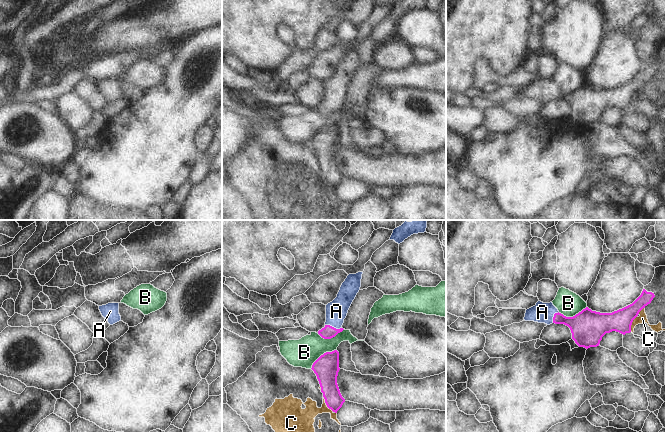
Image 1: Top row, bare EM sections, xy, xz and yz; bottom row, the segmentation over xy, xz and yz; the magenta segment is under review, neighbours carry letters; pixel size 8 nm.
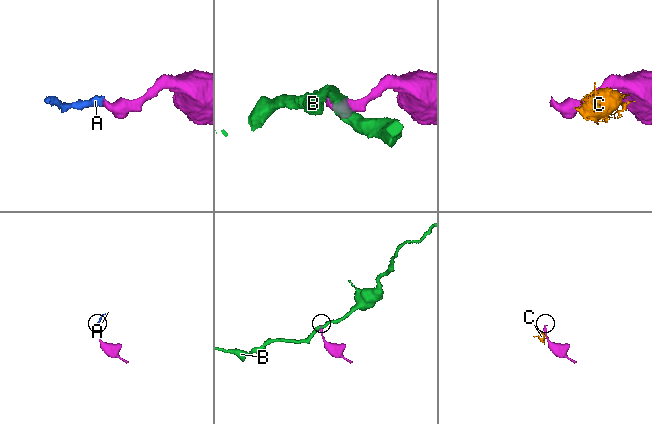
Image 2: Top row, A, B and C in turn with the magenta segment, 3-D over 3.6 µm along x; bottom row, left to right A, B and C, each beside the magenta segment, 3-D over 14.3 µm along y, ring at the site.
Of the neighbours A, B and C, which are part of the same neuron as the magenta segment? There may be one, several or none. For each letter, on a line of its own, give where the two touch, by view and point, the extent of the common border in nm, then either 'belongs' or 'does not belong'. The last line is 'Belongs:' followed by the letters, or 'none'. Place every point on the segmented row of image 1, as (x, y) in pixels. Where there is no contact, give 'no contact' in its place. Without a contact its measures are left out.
A: meets magenta in xz at (333, 327); contact 140 nm long; belongs
B: meets magenta in xz at (323, 354); contact 260 nm long; does not belong
C: meets magenta in xz at (326, 404); contact 150 nm long; does not belong
Belongs: A

